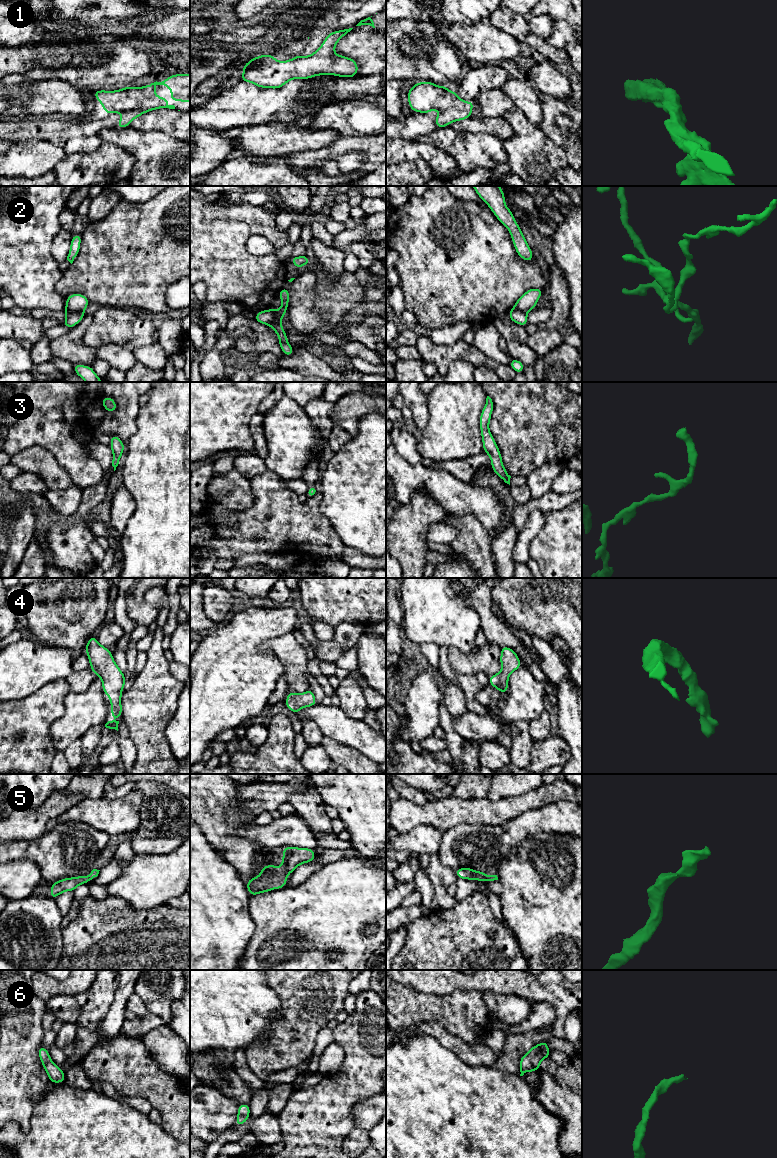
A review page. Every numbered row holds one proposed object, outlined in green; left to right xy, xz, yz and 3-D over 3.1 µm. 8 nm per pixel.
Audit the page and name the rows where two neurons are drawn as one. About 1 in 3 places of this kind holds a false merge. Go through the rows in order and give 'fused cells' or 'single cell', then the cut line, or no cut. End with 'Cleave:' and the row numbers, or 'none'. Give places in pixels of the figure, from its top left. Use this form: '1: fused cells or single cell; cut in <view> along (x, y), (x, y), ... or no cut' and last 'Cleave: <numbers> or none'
1: single cell; no cut
2: fused cells; cut in xy along (65, 307), (71, 311), (83, 312)
3: single cell; no cut
4: single cell; no cut
5: single cell; no cut
6: single cell; no cut
Cleave: 2

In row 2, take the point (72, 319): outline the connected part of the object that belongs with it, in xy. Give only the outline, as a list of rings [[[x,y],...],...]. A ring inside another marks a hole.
[[[66,308],[64,309],[64,311],[66,314],[66,318],[62,325],[68,328],[73,328],[74,326],[76,326],[85,316],[84,312],[71,312]]]

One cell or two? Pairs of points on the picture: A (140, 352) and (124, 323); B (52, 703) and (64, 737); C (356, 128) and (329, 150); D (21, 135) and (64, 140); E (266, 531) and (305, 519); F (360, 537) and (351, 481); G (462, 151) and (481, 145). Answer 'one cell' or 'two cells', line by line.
A: two cells
B: two cells
C: two cells
D: one cell
E: one cell
F: one cell
G: one cell

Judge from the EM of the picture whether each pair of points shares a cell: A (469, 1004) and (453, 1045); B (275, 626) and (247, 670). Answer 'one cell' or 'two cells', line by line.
A: two cells
B: one cell

